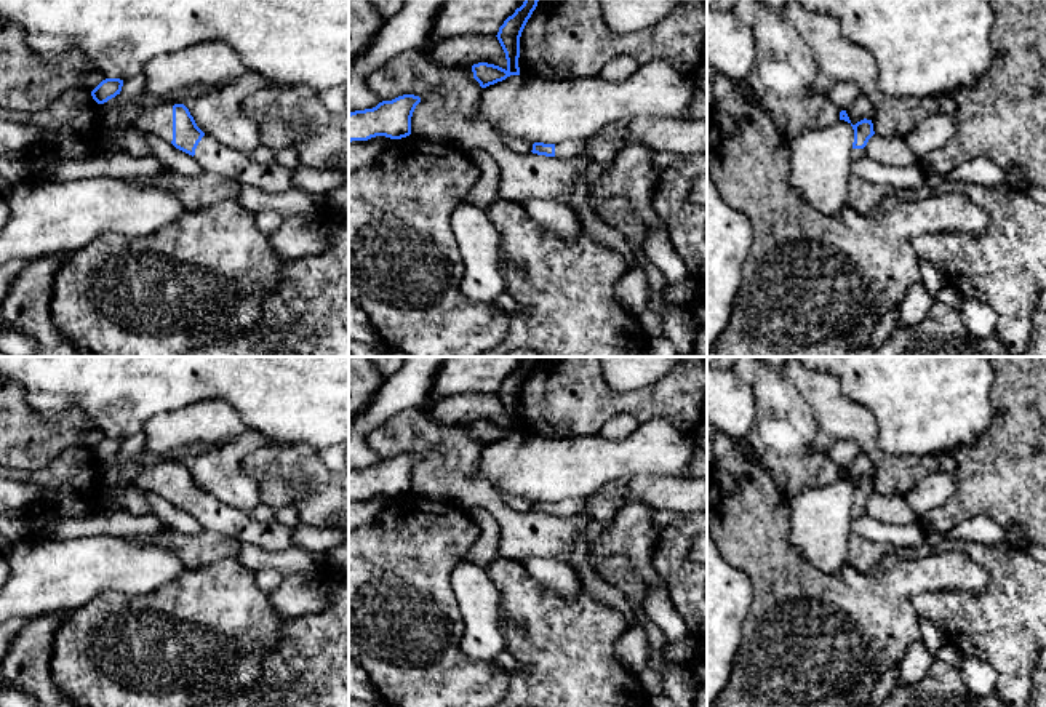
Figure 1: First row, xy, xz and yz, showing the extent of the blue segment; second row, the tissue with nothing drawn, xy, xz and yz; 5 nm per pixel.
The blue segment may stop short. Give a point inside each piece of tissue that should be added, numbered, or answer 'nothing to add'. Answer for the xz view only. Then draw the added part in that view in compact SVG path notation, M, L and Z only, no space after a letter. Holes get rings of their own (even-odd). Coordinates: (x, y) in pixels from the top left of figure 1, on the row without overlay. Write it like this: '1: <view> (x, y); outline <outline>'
1: xz (570, 507); outline M585 497L579 499L566 499L555 502L555 515L557 517L576 517L581 515L585 505Z

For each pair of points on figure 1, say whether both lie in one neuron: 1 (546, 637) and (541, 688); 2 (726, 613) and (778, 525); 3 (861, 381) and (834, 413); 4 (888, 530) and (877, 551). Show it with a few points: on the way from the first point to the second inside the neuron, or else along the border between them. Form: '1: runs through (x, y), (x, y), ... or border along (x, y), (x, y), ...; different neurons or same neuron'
1: runs through (546, 650), (546, 675); same neuron
2: border along (723, 557), (750, 581), (752, 605), (747, 615); different neurons
3: border along (827, 373), (848, 397), (864, 405), (877, 421); different neurons
4: border along (853, 533), (891, 547); different neurons

